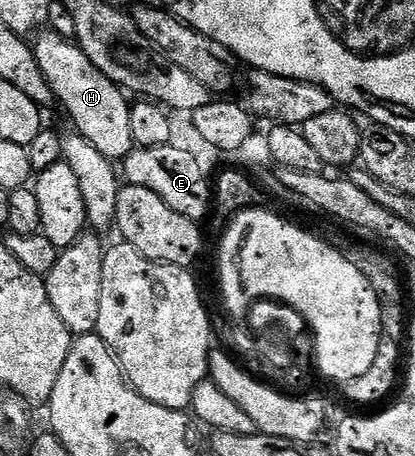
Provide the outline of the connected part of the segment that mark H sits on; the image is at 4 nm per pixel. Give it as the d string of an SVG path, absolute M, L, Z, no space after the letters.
M53 32L39 33L37 38L38 42L33 43L33 48L38 67L48 80L57 105L62 105L70 113L74 121L73 129L105 158L121 160L128 157L135 149L130 127L131 105L122 101L120 87L108 80L108 76L104 76L104 72L100 72L100 68L96 68L88 56L84 56L77 41Z

